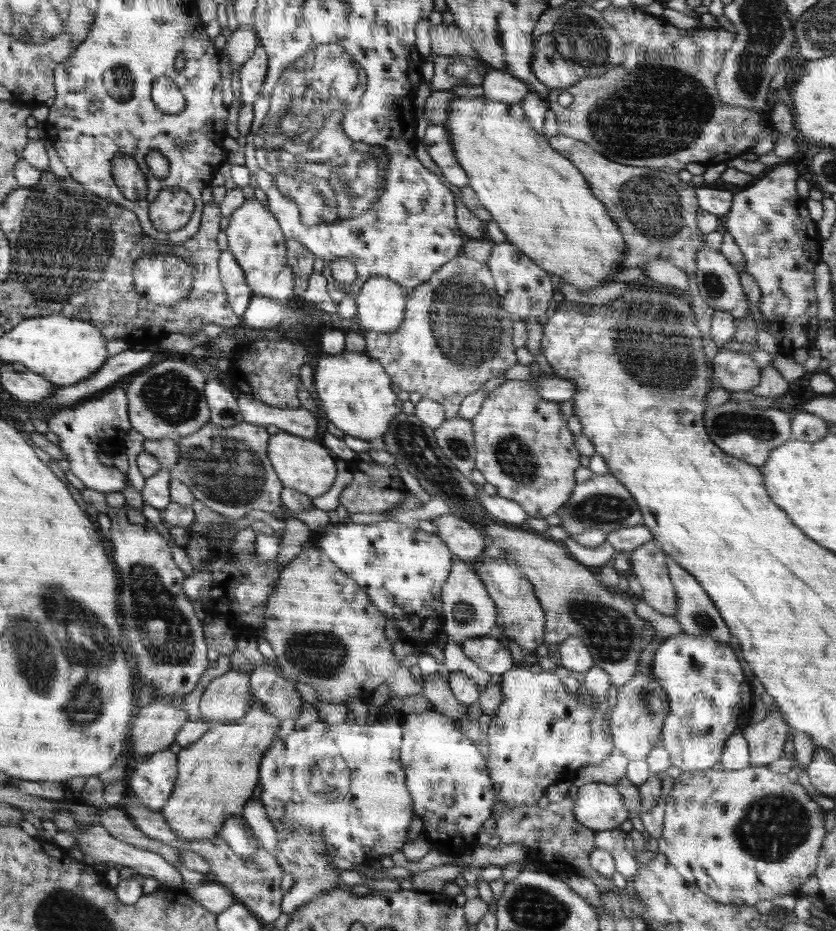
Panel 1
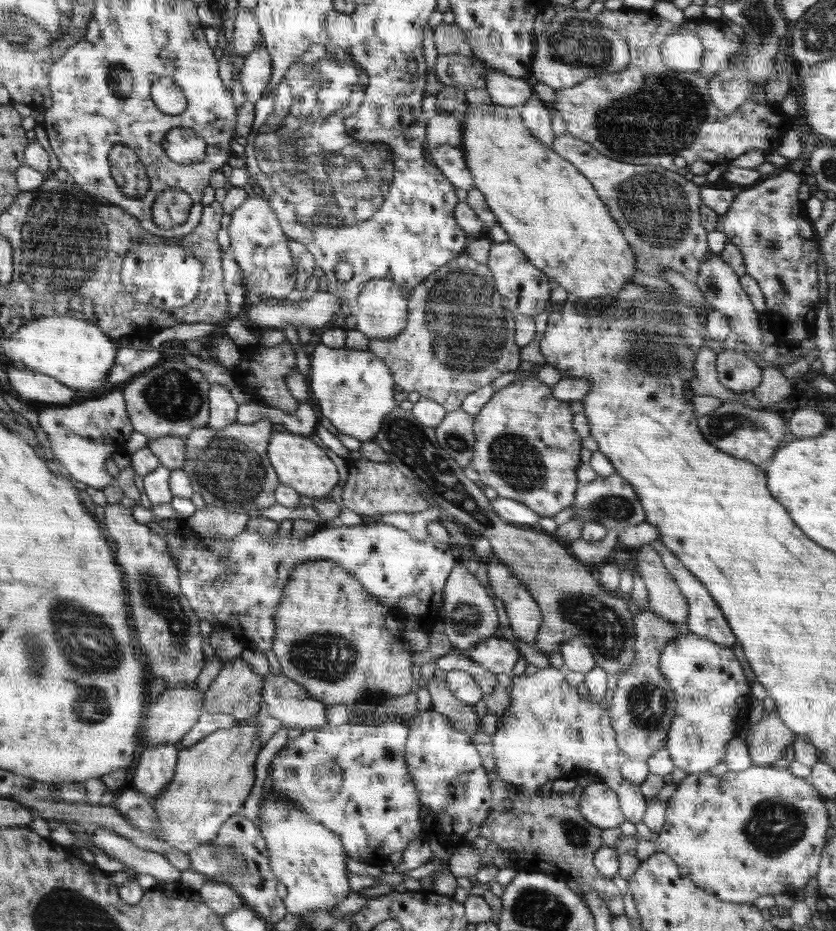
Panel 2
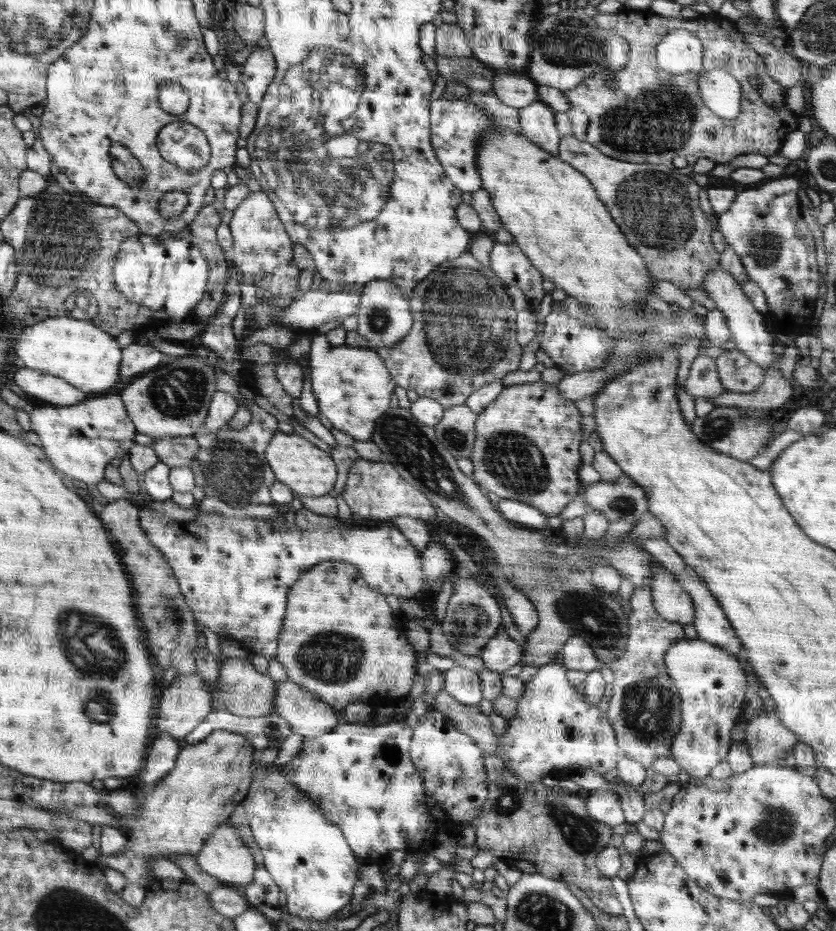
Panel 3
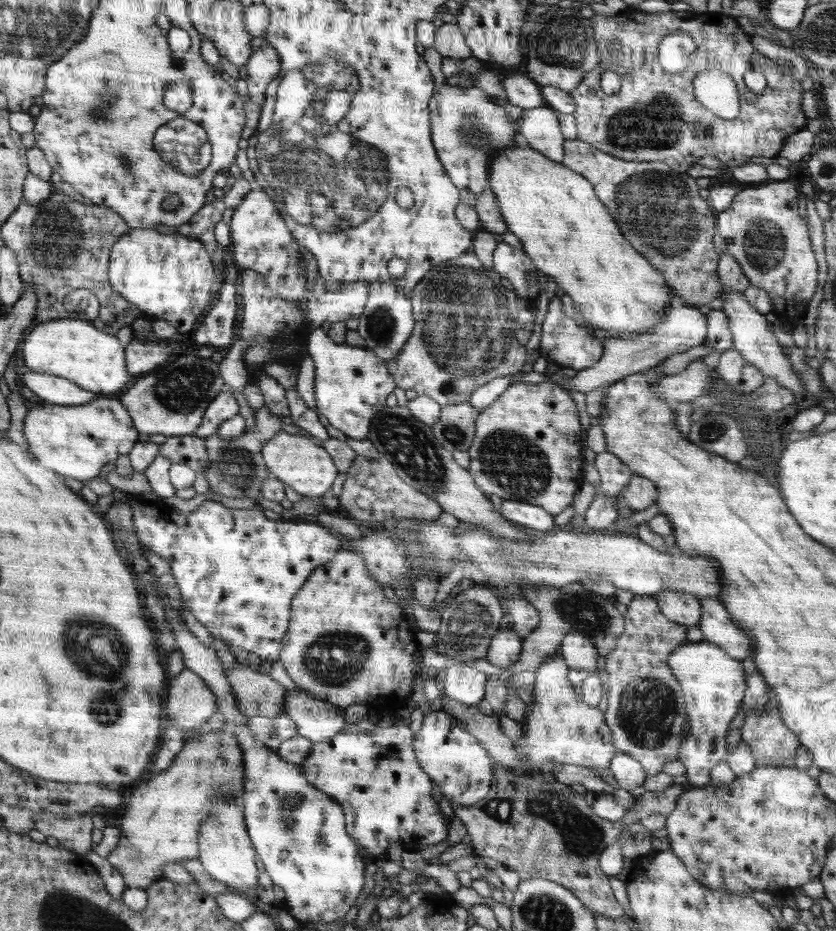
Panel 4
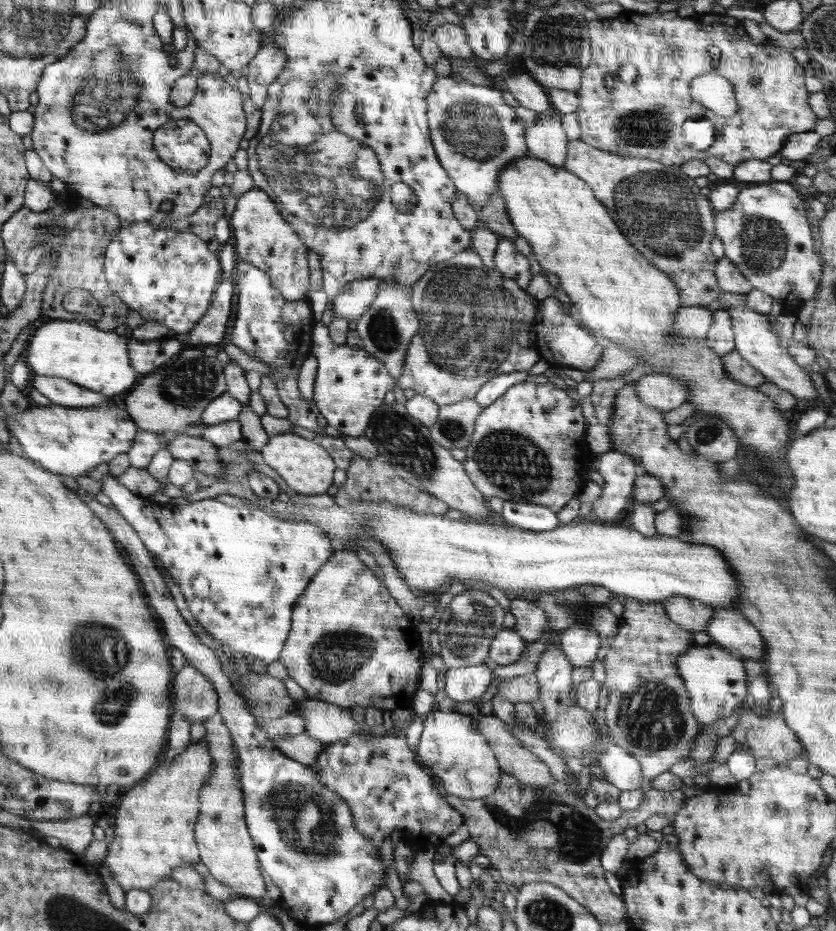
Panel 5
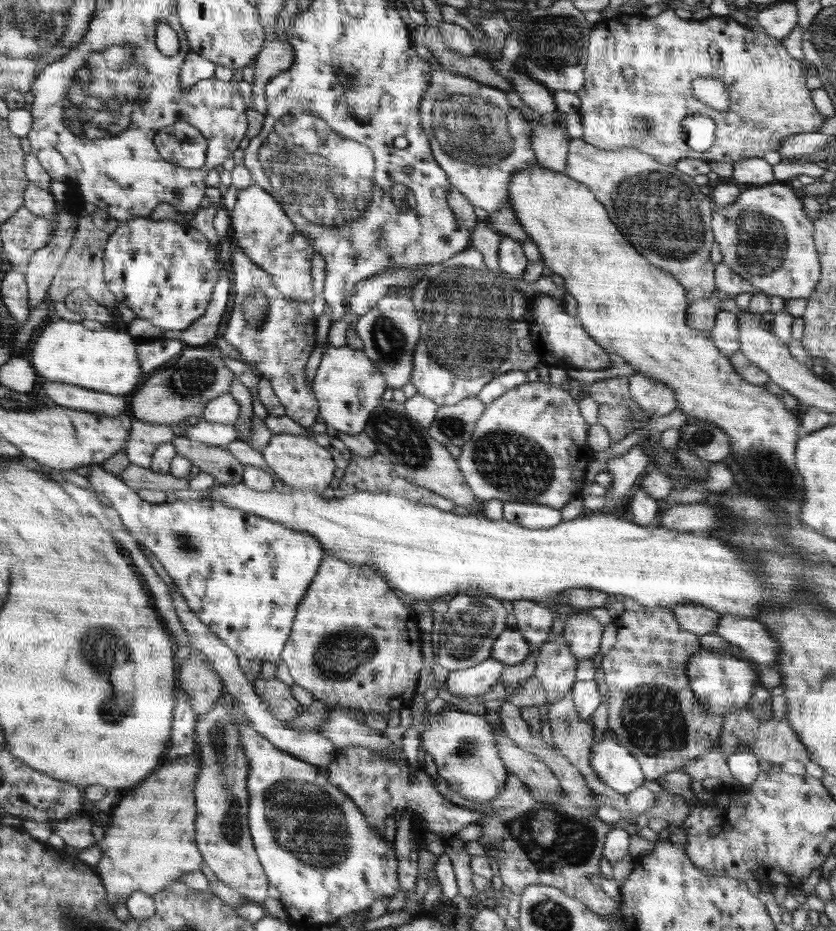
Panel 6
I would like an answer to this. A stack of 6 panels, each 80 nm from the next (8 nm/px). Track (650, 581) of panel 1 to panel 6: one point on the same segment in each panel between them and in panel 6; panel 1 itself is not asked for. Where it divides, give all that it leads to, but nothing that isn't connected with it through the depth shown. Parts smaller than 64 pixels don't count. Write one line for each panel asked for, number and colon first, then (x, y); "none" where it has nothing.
2: (665, 599)
3: (670, 600)
4: (684, 608)
5: (693, 615)
6: (699, 619)

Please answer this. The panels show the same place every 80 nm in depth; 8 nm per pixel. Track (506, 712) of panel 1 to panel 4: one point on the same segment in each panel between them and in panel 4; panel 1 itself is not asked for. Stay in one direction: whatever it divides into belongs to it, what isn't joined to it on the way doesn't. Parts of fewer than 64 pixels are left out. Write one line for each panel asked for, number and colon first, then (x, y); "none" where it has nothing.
2: (547, 733)
3: (554, 731)
4: (558, 727)

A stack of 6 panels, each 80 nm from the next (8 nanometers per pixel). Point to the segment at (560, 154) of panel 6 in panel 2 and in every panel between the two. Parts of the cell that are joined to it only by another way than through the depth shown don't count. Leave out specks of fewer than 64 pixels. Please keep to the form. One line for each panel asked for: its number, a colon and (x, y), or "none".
2: (535, 113)
3: (537, 122)
4: (539, 128)
5: (547, 140)

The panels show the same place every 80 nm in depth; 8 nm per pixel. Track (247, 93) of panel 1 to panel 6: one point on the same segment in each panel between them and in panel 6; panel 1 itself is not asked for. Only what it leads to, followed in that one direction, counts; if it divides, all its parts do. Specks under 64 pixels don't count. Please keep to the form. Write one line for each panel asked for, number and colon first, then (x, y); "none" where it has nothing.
2: (256, 72)
3: (259, 69)
4: (264, 65)
5: (267, 64)
6: (277, 55)

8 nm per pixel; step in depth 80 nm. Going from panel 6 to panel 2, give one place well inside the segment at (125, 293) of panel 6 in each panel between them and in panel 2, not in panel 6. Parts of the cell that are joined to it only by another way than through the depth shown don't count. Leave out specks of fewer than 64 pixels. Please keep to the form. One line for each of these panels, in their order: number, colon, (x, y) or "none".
2: (167, 277)
3: (171, 276)
4: (169, 277)
5: (168, 276)

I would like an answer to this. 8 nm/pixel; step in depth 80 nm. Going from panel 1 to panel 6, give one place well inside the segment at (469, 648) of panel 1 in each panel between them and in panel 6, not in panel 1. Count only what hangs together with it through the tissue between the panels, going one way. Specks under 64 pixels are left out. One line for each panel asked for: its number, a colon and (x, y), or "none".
2: (496, 654)
3: (501, 652)
4: (505, 648)
5: (507, 646)
6: (511, 648)

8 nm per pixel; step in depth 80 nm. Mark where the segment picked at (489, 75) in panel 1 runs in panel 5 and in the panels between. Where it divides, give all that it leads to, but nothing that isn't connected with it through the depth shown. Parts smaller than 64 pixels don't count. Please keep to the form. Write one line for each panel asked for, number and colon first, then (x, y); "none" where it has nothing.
2: (506, 90)
3: (518, 91)
4: (520, 90)
5: (530, 94)

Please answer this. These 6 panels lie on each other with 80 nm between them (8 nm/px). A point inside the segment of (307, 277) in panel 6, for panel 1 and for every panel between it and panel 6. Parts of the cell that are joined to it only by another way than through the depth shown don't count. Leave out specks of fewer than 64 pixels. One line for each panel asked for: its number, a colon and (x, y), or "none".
1: (254, 236)
2: (261, 249)
3: (263, 253)
4: (261, 242)
5: (260, 236)

